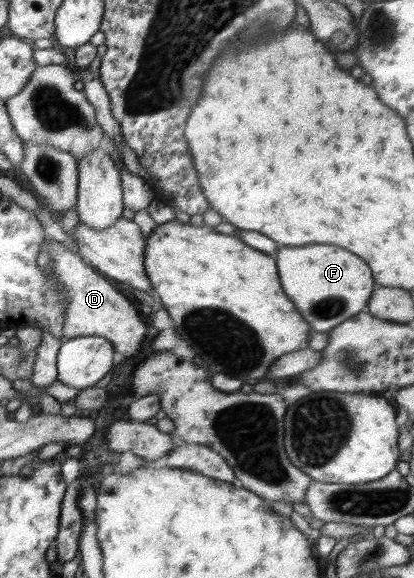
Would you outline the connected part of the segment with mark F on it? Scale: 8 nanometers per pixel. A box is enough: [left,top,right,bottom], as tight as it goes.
[275,244,374,332]

